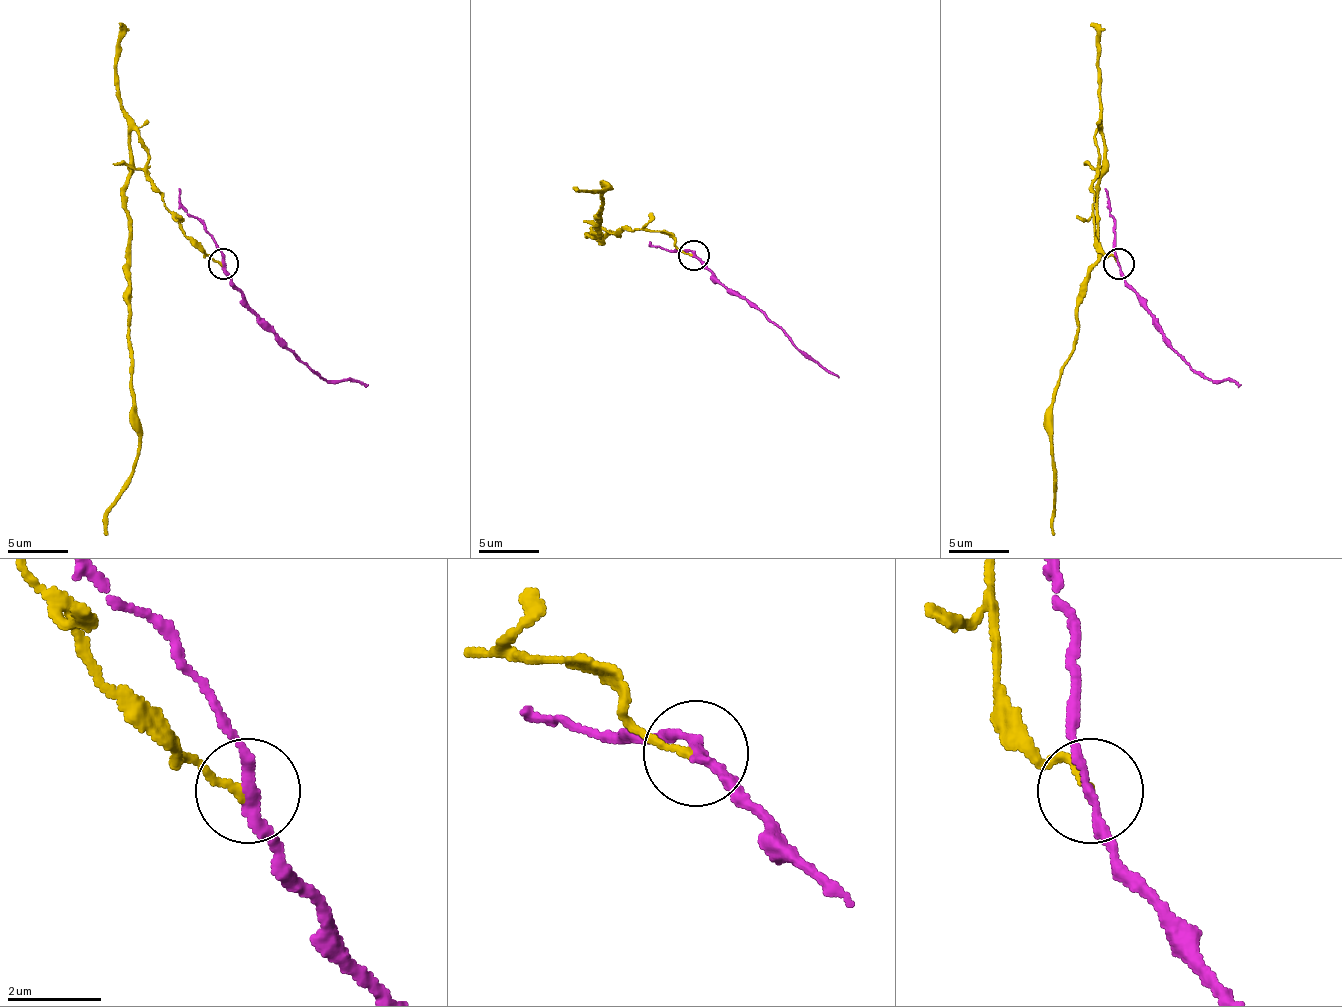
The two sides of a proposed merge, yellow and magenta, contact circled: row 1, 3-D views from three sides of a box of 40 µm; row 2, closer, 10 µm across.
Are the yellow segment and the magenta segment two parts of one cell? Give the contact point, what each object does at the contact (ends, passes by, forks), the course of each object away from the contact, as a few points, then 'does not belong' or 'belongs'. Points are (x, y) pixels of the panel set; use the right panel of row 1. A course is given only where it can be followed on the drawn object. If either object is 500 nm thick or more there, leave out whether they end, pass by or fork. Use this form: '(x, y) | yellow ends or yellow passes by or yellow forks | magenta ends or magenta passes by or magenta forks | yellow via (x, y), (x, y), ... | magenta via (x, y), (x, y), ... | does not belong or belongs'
(1119, 263) | yellow ends | magenta passes by | yellow via (1118, 264), (1094, 237), (1097, 170), (1100, 261), (1078, 307), (1078, 340), (1051, 407), (1054, 534) | magenta via (1118, 264), (1139, 303), (1194, 370), (1212, 379), (1242, 385) | does not belong

